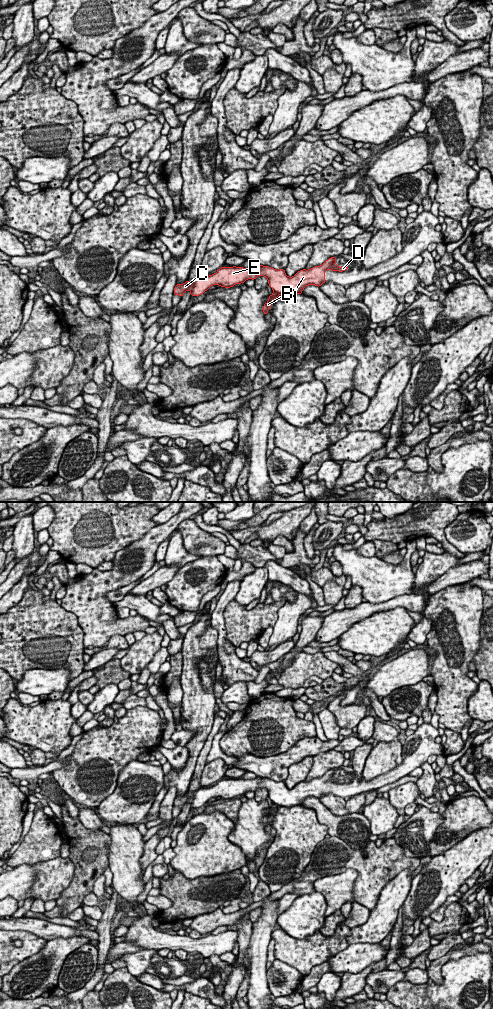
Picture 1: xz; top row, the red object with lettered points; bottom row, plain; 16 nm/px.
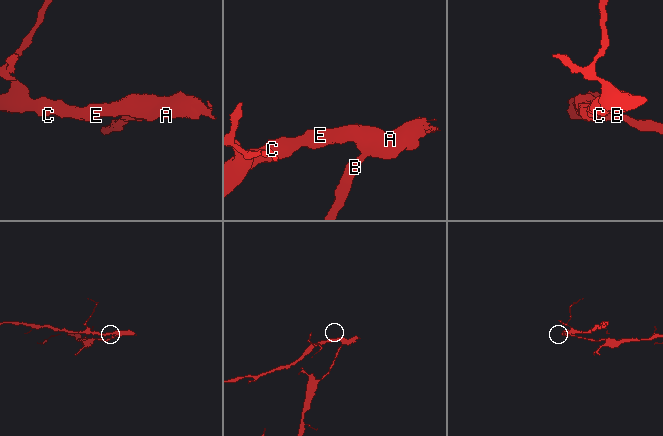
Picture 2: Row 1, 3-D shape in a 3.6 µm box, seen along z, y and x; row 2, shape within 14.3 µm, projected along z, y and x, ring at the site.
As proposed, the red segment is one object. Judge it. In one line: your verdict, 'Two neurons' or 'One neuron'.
Two neurons

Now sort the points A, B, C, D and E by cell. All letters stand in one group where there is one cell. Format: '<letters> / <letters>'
A C D E / B

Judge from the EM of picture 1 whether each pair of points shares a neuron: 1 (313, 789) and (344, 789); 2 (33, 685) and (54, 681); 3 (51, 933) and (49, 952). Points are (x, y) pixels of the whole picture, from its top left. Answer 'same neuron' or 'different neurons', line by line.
1: same neuron
2: same neuron
3: different neurons

